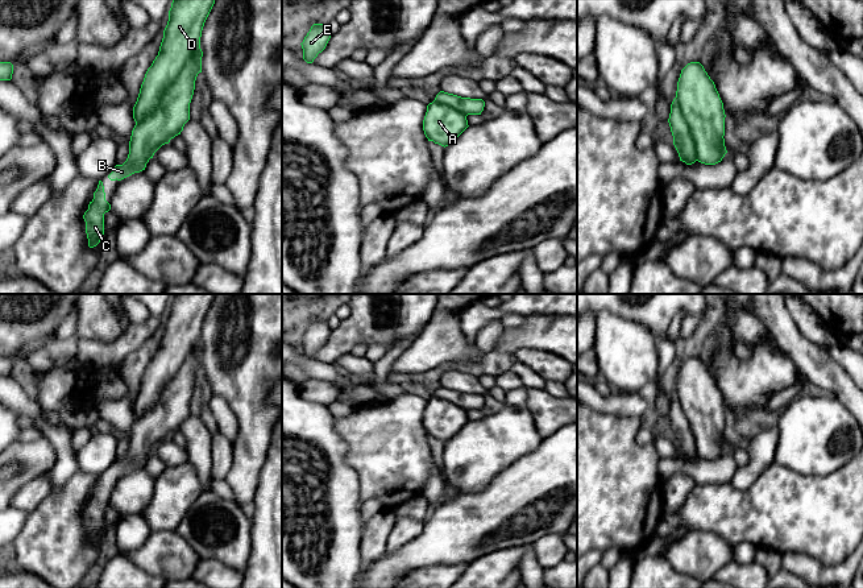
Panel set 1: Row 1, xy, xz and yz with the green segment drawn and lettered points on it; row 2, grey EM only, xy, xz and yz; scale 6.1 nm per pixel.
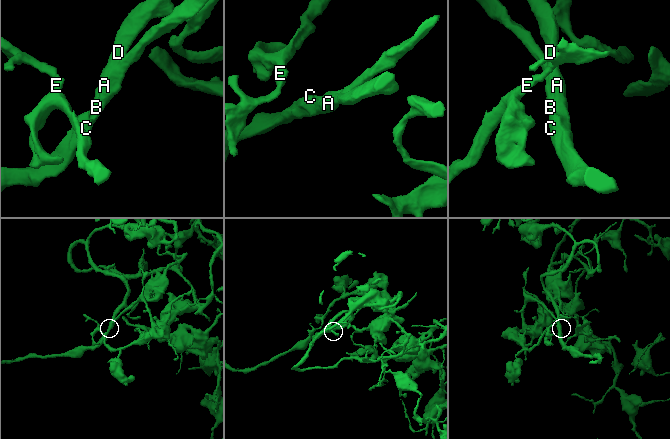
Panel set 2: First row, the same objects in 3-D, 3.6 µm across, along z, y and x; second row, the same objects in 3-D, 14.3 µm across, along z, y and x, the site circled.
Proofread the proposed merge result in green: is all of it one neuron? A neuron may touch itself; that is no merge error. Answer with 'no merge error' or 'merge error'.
no merge error

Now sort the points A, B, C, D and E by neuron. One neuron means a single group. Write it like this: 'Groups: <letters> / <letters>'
Groups: A B C D E

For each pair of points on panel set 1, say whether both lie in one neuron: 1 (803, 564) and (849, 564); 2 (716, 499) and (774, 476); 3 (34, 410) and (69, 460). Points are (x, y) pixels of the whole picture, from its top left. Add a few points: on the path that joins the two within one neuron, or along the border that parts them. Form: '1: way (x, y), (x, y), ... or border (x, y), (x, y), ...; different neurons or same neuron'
1: way (814, 572), (837, 572); same neuron
2: way (730, 499), (751, 499), (759, 491); same neuron
3: way (40, 422), (63, 448); same neuron

